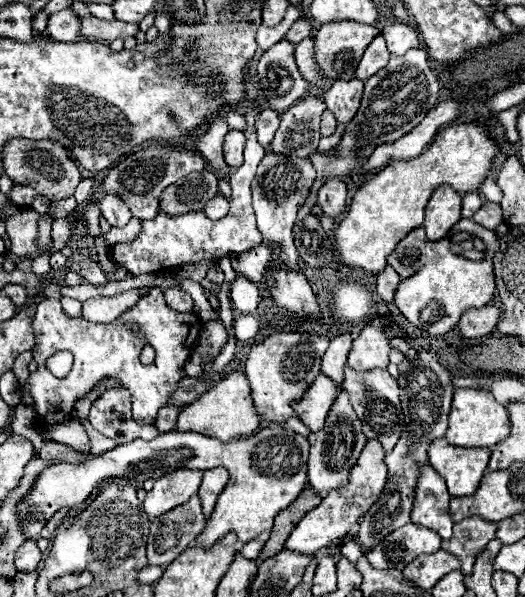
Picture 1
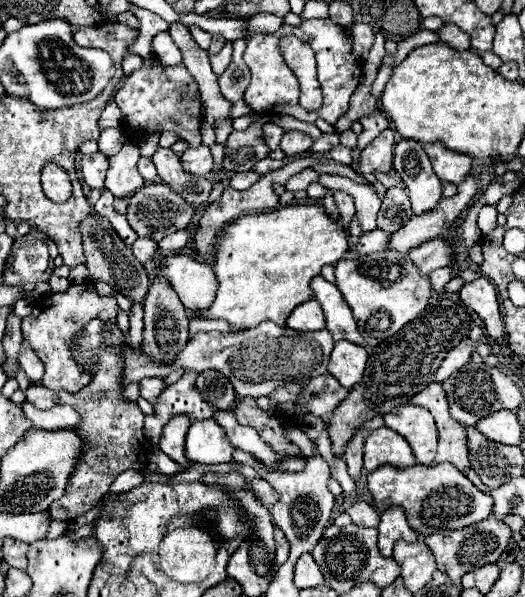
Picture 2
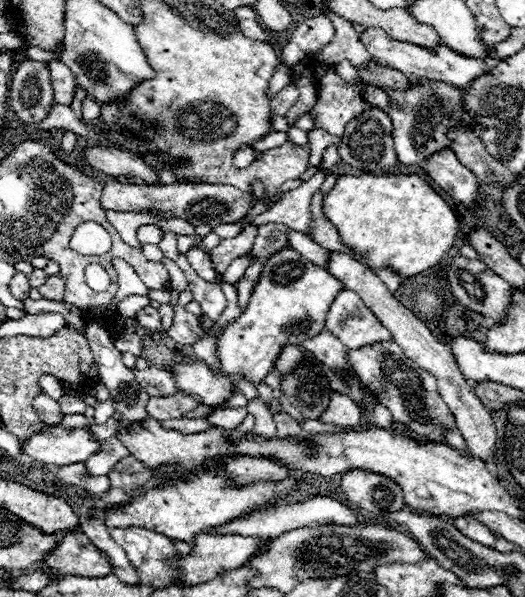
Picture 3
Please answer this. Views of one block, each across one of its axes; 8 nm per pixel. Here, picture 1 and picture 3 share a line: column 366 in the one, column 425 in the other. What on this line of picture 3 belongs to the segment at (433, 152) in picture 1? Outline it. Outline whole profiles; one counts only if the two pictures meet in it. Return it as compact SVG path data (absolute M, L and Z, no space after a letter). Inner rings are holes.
M344 174L336 180L336 186L324 196L324 214L338 228L340 238L346 246L354 248L366 258L370 268L388 266L400 276L416 276L424 270L434 268L454 246L456 234L460 232L458 218L450 204L434 192L434 188L416 174Z

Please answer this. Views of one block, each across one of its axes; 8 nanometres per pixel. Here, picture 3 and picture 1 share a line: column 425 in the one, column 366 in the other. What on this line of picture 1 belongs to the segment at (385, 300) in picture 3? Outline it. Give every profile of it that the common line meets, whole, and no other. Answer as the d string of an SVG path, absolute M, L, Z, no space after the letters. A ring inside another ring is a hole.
M364 326L360 336L352 340L352 348L348 354L348 366L356 370L374 370L388 366L390 344L382 330L374 326Z

